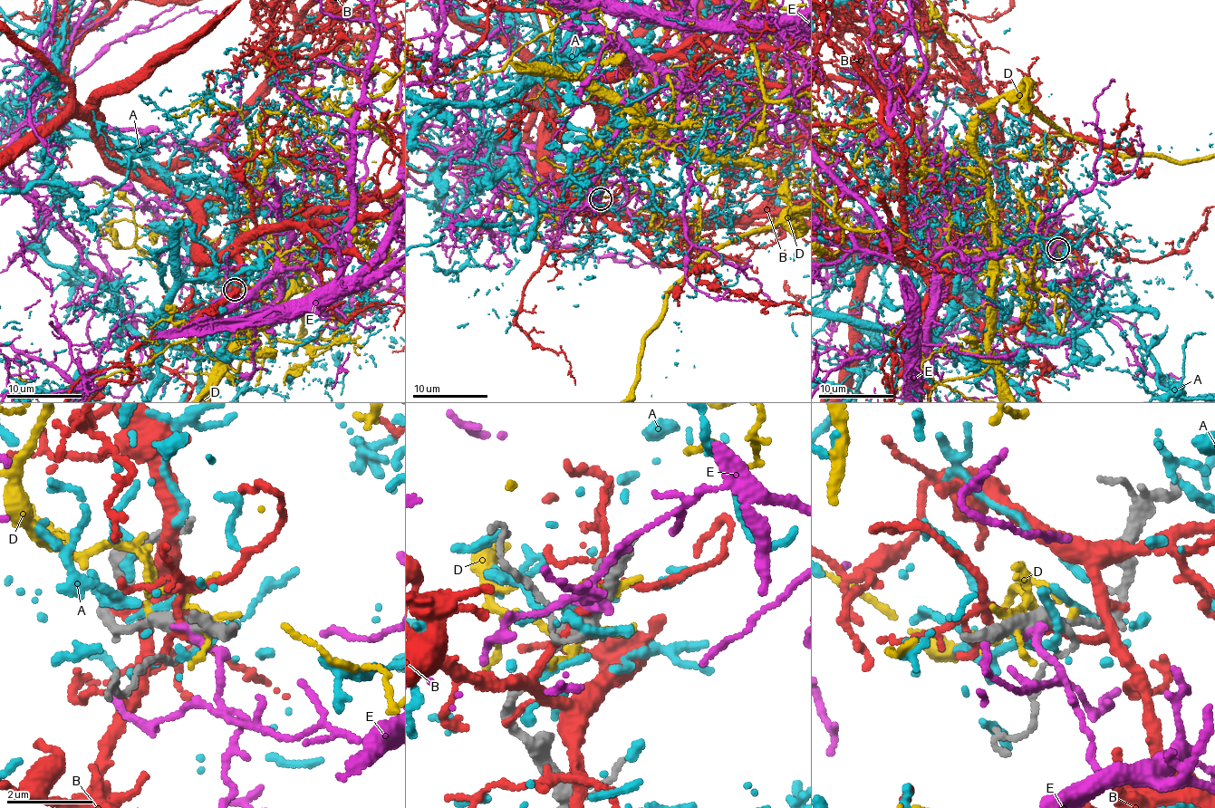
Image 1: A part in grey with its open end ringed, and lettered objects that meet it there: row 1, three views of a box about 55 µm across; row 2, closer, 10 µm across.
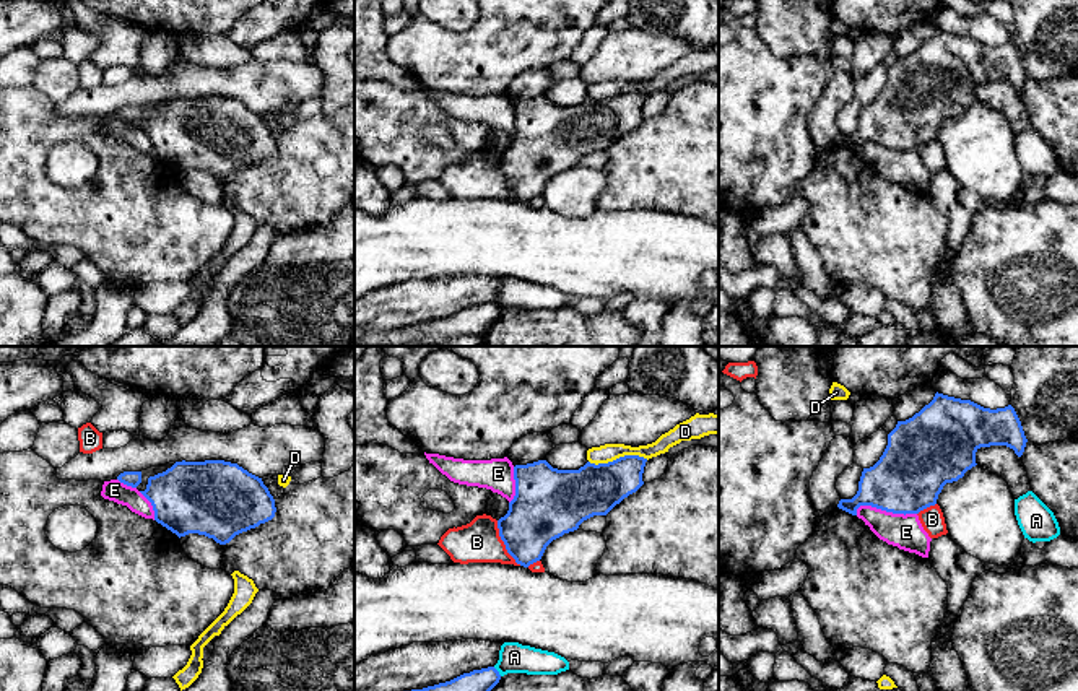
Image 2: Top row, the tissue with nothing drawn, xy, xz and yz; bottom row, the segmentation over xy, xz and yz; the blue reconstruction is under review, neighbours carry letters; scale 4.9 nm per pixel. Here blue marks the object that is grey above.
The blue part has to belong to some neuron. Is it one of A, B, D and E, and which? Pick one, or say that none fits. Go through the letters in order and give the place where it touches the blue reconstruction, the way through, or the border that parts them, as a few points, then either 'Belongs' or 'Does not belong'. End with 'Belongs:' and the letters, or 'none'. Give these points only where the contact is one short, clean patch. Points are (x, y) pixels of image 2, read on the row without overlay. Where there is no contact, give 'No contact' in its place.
A: Touches blue at xz (498, 308). Boundary: xz (493, 303), (501, 311). Does not belong
B: Touches blue at xz (504, 179). Does not belong
D: Touches blue at xz (620, 93). Does not belong
E: Touches blue at yz (886, 147). Does not belong
Belongs: none

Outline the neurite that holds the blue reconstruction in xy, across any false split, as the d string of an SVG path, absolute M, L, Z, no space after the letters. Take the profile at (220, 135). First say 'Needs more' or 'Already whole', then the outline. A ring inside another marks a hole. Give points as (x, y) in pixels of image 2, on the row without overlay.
Needs more. M224 96L176 98L163 109L148 114L140 127L153 141L154 156L179 174L189 169L205 171L221 180L221 205L239 206L254 216L259 226L273 226L276 236L322 229L354 195L354 99L333 114L317 114L304 120L288 120L275 135L262 114L237 99Z

